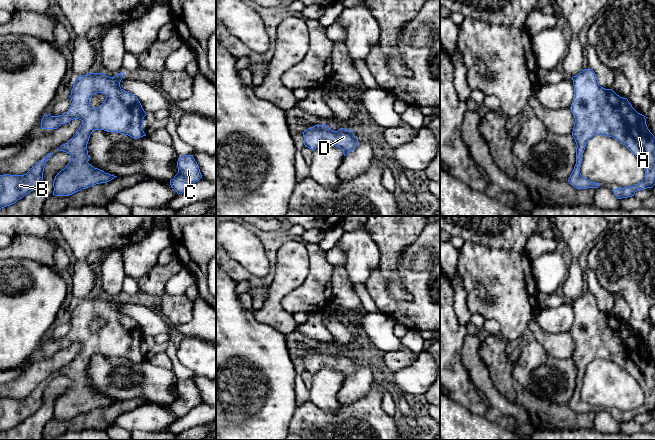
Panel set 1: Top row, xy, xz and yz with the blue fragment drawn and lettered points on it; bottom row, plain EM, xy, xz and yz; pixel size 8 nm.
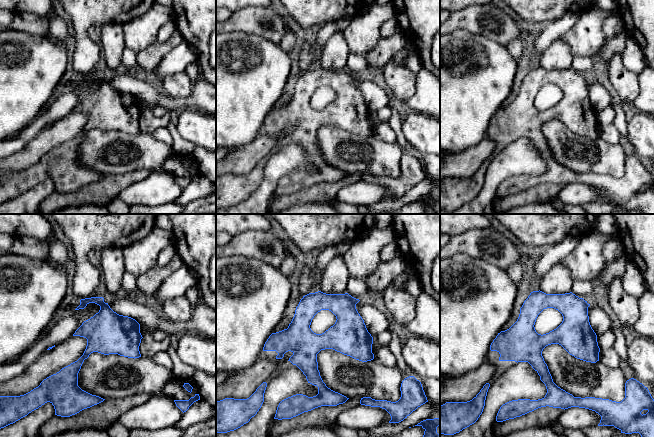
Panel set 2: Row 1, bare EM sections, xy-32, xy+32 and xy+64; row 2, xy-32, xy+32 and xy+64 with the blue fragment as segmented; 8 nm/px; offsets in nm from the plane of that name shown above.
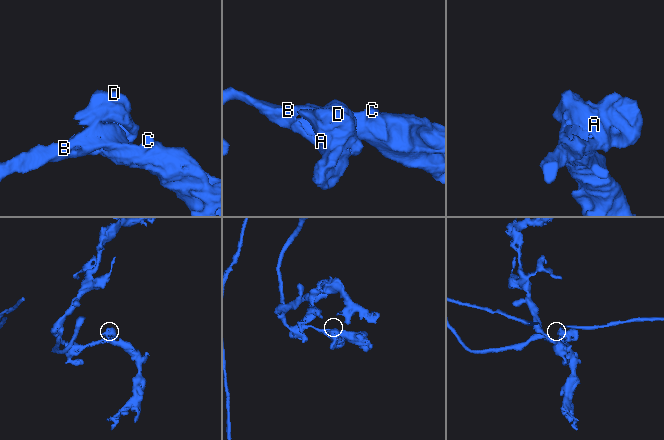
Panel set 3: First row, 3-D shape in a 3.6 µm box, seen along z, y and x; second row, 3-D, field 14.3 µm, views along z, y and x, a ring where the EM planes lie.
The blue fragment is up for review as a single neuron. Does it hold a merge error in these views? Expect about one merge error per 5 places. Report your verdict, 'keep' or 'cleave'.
keep

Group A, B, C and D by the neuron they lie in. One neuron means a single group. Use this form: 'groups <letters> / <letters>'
groups A B C D

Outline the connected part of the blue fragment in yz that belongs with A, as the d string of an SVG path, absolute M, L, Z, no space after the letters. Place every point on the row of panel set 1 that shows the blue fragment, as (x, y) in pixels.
M590 68L582 70L572 80L574 99L570 109L575 119L572 136L577 148L576 164L568 182L577 189L600 186L583 177L580 167L588 140L601 134L625 145L640 160L645 171L640 183L613 189L615 196L628 198L639 190L652 188L655 185L655 137L647 127L645 116L638 113L627 98L601 87Z

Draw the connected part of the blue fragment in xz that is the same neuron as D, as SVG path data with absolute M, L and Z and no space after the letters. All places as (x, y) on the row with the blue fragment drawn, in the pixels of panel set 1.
M326 124L315 125L303 133L304 145L313 151L324 143L329 143L342 149L344 156L358 146L352 130L340 128L338 131L331 130Z

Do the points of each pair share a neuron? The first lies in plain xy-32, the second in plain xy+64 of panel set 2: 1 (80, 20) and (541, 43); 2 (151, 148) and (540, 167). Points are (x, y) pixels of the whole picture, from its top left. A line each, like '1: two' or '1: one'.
1: two
2: two

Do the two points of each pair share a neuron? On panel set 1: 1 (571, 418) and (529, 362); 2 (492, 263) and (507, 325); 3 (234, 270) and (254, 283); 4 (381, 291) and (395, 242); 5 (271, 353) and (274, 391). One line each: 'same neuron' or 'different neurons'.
1: different neurons
2: same neuron
3: same neuron
4: different neurons
5: same neuron

